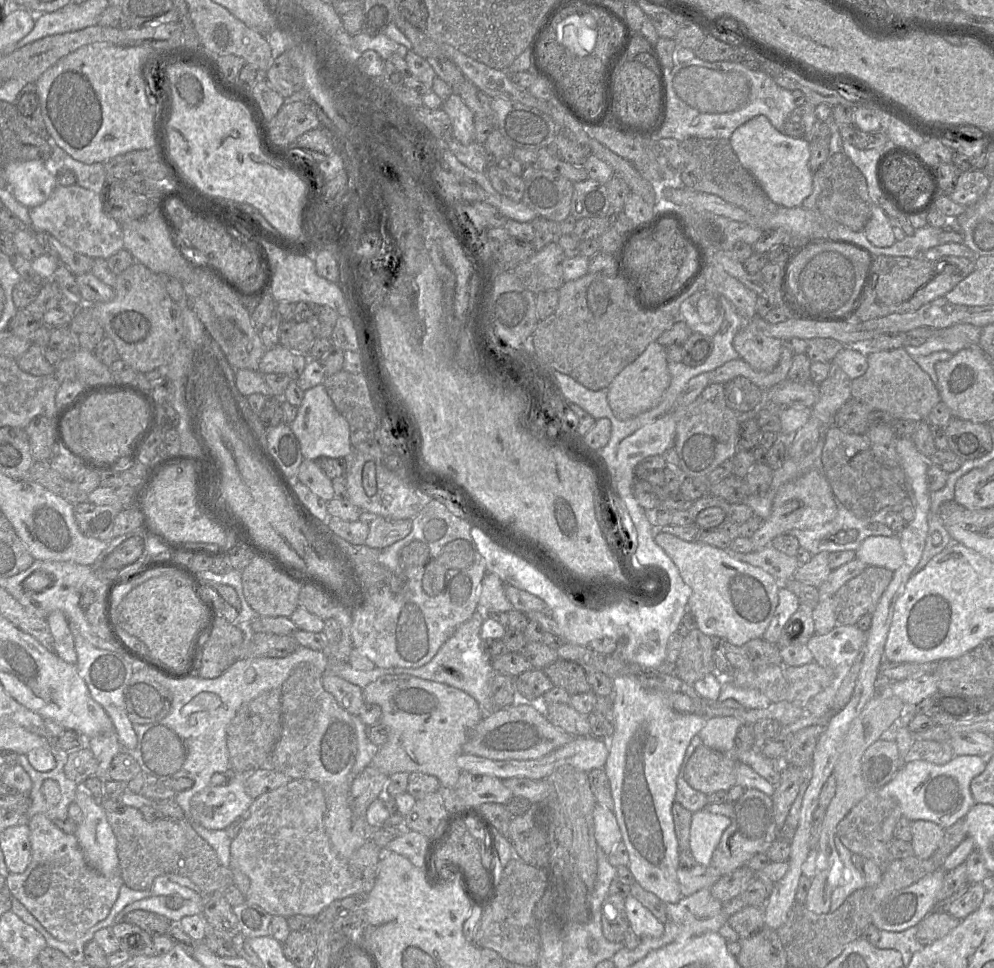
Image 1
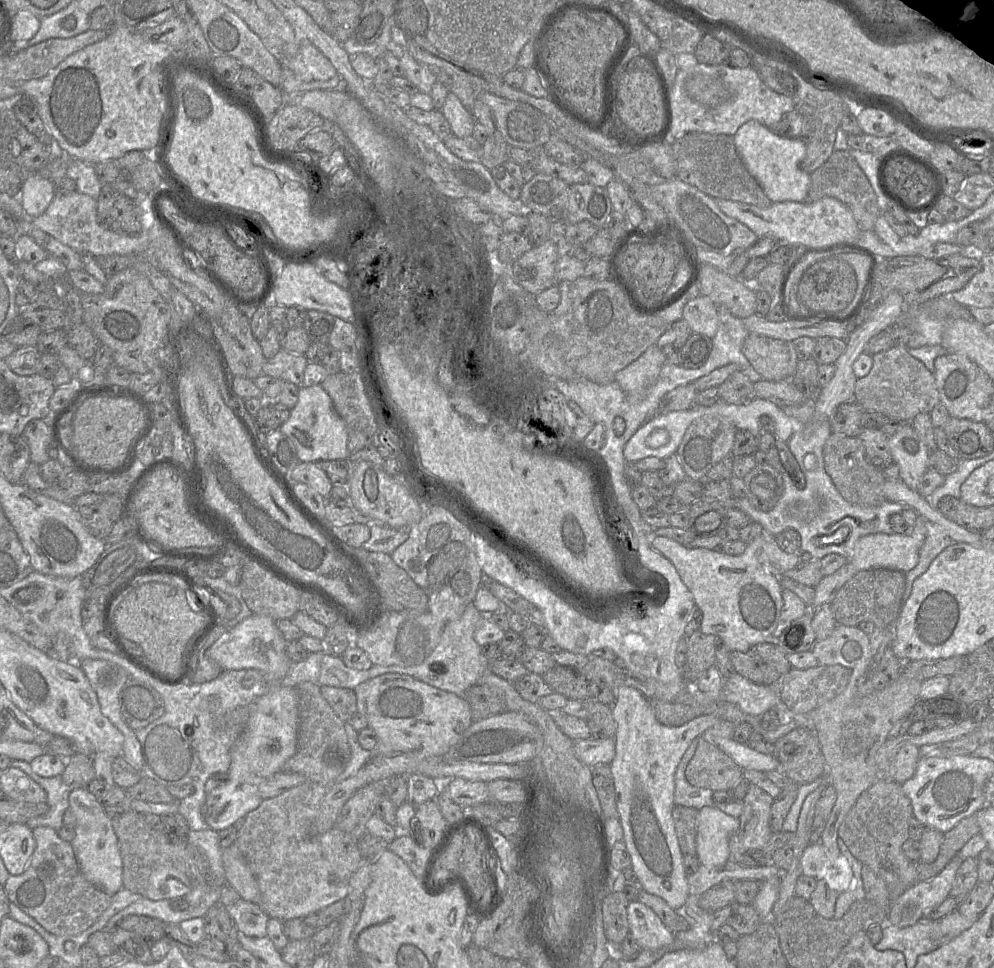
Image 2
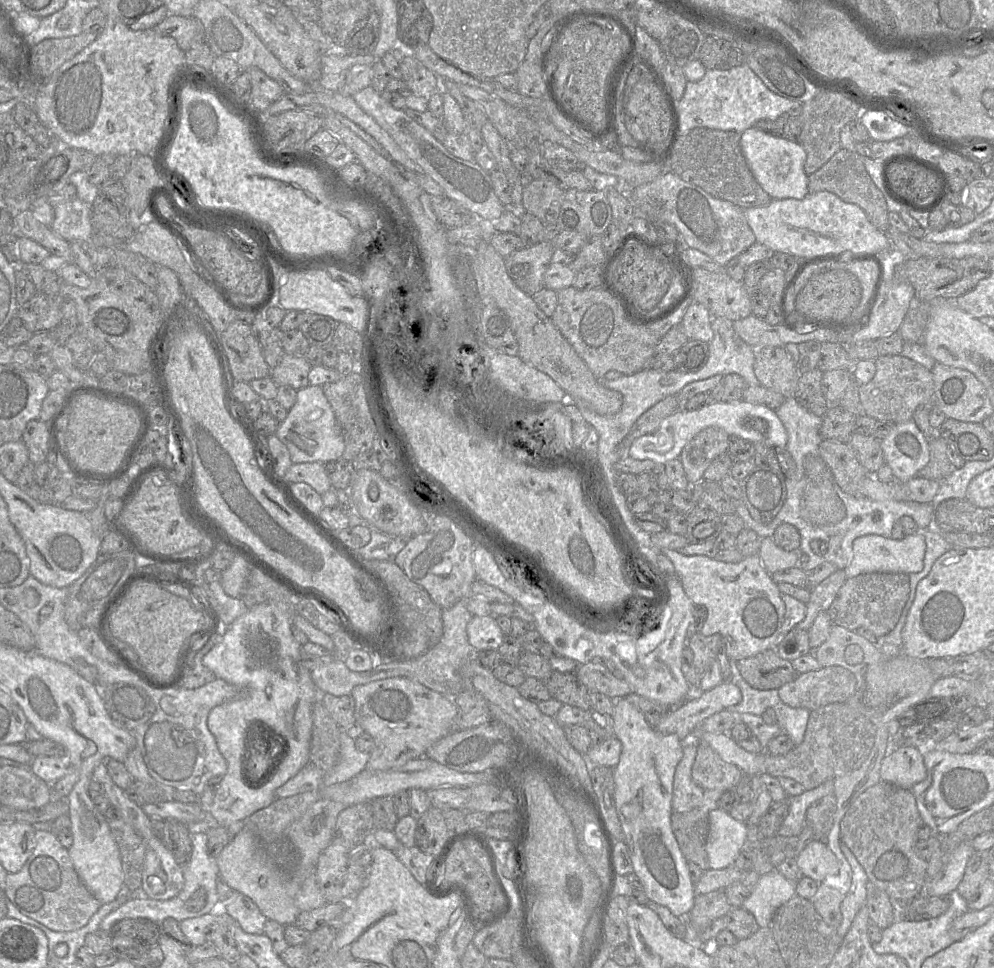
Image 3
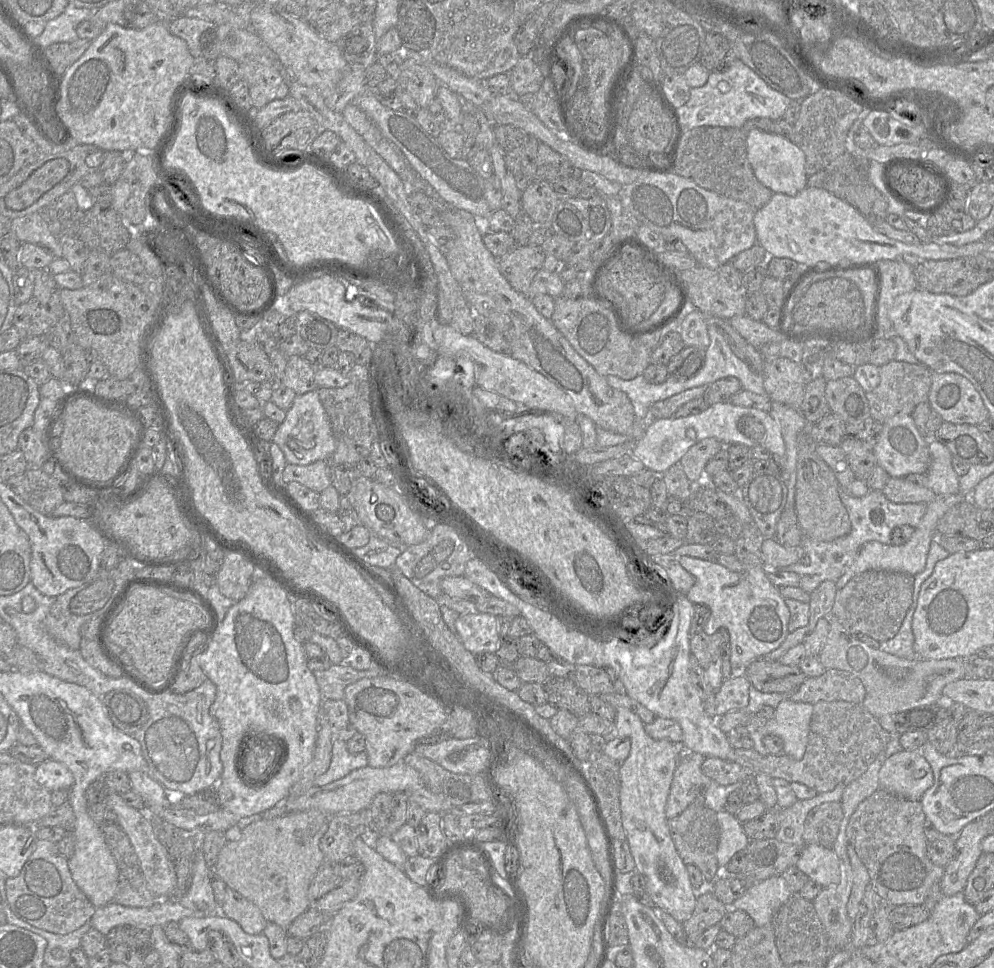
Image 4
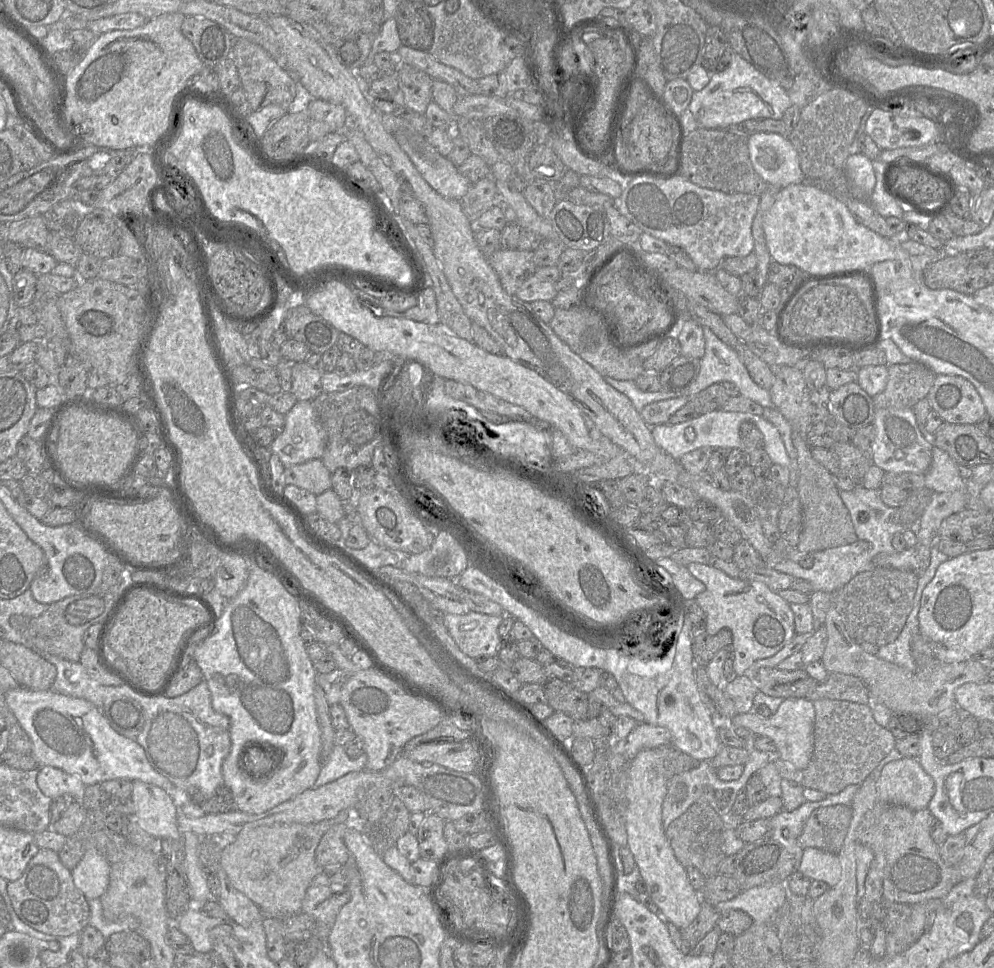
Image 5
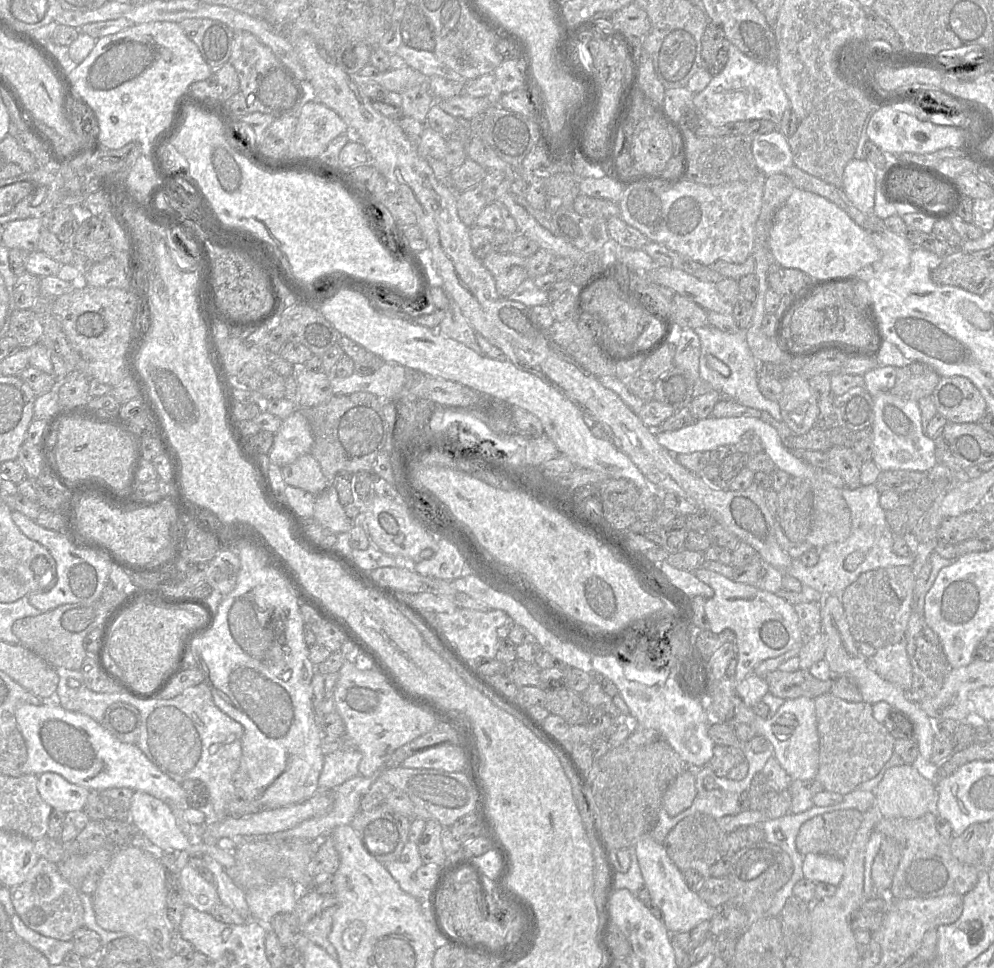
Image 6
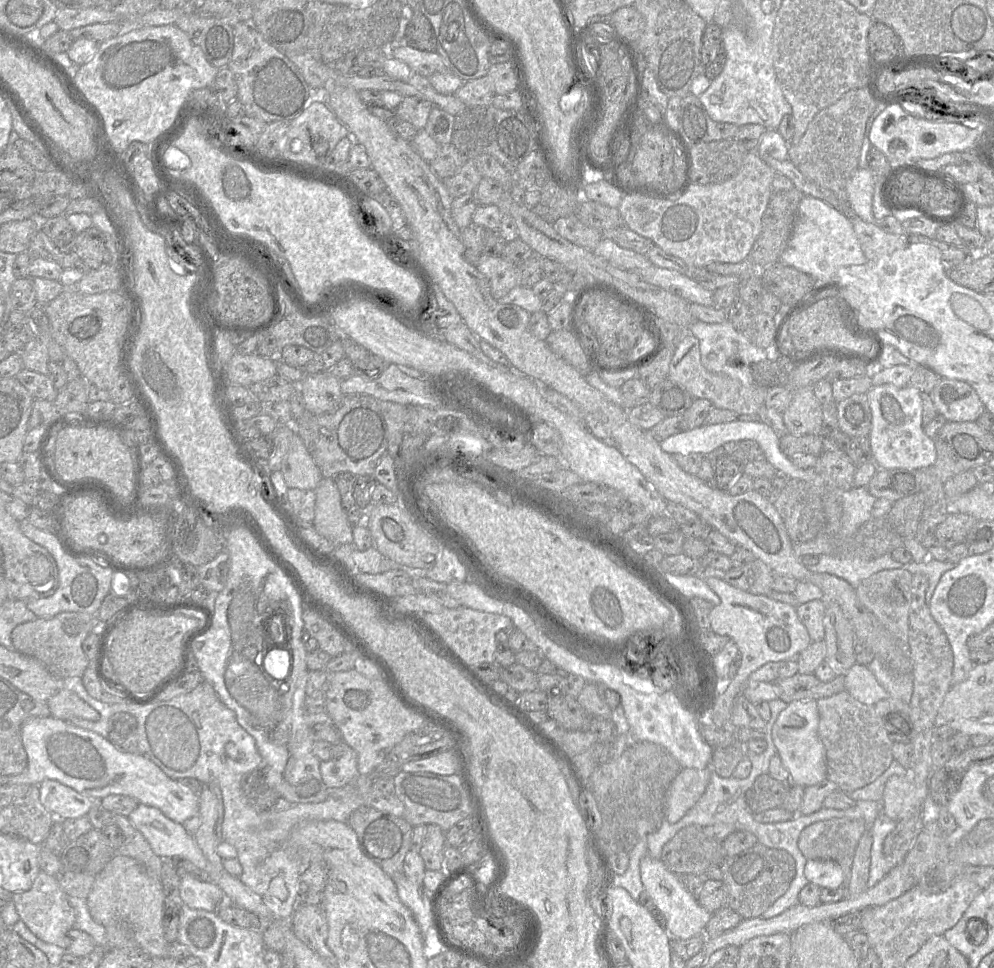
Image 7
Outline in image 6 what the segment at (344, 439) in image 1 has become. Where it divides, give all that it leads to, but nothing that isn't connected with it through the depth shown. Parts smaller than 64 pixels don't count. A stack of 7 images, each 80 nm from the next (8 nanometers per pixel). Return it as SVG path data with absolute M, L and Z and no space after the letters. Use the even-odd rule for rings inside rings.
M297 408L282 420L274 434L274 442L268 453L269 463L283 467L298 457L310 453L313 435L304 411Z

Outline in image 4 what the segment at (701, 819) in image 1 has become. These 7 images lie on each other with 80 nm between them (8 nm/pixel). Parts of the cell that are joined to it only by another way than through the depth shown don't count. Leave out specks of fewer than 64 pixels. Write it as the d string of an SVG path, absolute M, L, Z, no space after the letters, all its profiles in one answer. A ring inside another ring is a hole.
M727 811L717 812L720 827L720 839L716 852L718 865L723 868L739 851L745 850L750 840L747 837L743 824Z

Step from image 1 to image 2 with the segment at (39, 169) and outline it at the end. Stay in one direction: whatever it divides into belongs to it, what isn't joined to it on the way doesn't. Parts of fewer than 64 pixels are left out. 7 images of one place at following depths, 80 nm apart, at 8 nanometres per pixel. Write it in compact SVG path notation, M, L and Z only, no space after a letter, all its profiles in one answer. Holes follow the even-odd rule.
M38 172L29 174L22 183L21 204L30 218L43 214L54 196L54 183Z

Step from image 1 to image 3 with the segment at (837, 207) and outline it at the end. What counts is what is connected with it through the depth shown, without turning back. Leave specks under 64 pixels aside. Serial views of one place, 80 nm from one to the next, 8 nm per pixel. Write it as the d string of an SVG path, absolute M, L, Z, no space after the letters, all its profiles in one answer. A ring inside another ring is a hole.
M840 149L819 170L809 175L808 187L810 193L827 191L835 194L844 202L855 204L867 215L870 222L879 230L889 229L888 206L883 193L876 187L866 171L862 156L855 151Z

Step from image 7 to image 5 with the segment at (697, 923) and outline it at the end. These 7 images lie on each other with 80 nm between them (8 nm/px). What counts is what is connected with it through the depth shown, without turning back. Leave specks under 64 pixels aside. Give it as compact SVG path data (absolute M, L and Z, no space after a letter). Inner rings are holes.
M645 749L640 751L631 761L628 784L626 788L626 831L627 844L634 856L641 878L647 886L647 892L658 906L666 922L673 923L679 929L690 925L699 915L702 905L700 893L693 889L687 874L676 859L674 851L666 837L666 830L662 823L662 804L668 790L668 780L664 775L663 762L660 752L656 749Z

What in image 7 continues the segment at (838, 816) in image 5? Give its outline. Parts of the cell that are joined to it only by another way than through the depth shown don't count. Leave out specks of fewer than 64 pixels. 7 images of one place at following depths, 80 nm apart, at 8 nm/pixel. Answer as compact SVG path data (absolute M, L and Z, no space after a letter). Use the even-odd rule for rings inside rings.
M831 818L820 820L806 826L800 833L798 847L807 860L830 860L838 863L843 870L844 880L841 886L847 886L851 879L851 869L856 847L866 831L863 819Z

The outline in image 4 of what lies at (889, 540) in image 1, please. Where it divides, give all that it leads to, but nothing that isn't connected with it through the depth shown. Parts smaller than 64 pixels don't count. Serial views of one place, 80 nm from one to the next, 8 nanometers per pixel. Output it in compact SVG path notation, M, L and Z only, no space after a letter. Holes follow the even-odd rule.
M943 496L936 497L927 504L927 510L919 525L915 528L911 538L902 545L883 544L878 541L870 541L862 546L853 565L849 570L836 582L837 588L841 589L845 584L855 576L867 571L891 571L898 573L907 573L916 575L922 572L926 565L927 554L930 544L934 538L937 538L937 526L944 514L955 504L966 500L961 496Z

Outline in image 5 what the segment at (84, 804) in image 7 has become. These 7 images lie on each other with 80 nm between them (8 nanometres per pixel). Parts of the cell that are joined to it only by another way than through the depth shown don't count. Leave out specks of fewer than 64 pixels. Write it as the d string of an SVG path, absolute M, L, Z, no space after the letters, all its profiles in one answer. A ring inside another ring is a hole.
M53 766L39 767L37 784L42 793L51 799L64 795L77 802L82 801L86 788L78 775Z

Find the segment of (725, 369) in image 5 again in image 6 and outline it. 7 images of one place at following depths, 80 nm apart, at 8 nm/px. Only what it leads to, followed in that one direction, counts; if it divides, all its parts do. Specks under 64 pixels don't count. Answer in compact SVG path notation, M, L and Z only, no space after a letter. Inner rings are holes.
M704 326L694 329L700 338L701 354L699 361L700 379L707 383L712 390L718 391L723 398L734 400L742 405L768 412L777 421L782 421L778 401L765 398L758 388L759 362L753 356L744 332L728 333L713 326ZM711 354L724 362L730 369L729 376L723 376L711 369L706 357Z

